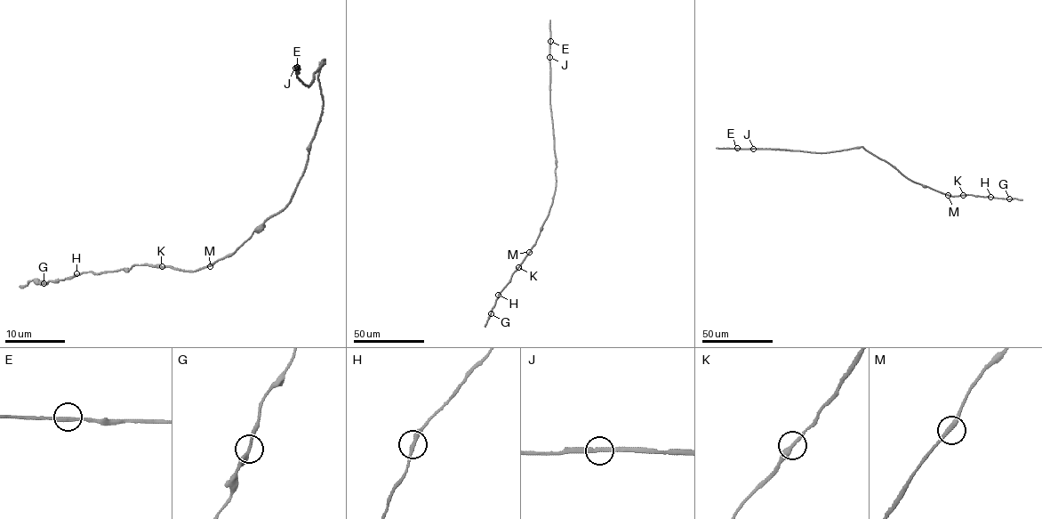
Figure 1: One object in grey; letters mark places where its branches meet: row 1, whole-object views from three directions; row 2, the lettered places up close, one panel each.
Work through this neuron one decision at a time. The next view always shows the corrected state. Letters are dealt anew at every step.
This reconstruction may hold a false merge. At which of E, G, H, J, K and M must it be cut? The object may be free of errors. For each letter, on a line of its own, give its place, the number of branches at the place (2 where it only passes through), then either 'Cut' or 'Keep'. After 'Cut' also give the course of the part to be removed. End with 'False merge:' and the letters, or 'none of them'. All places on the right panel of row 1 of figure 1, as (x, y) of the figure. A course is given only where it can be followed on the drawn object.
E: Place: (737, 148). Branches: 2. Keep
G: Place: (1009, 198). Branches: 2. Keep
H: Place: (990, 197). Branches: 2. Keep
J: Place: (753, 149). Branches: 2. Cut. Course of the part to remove: (752, 149), (796, 150)
K: Place: (963, 195). Branches: 2. Keep
M: Place: (948, 195). Branches: 2. Keep
False merge: J

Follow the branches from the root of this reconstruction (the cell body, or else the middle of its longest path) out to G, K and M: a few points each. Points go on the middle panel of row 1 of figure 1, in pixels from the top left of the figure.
G: (556, 188), (549, 214), (535, 244), (499, 294), (491, 313)
K: (556, 188), (549, 214), (535, 243), (518, 267)
M: (556, 188), (549, 214), (529, 252)

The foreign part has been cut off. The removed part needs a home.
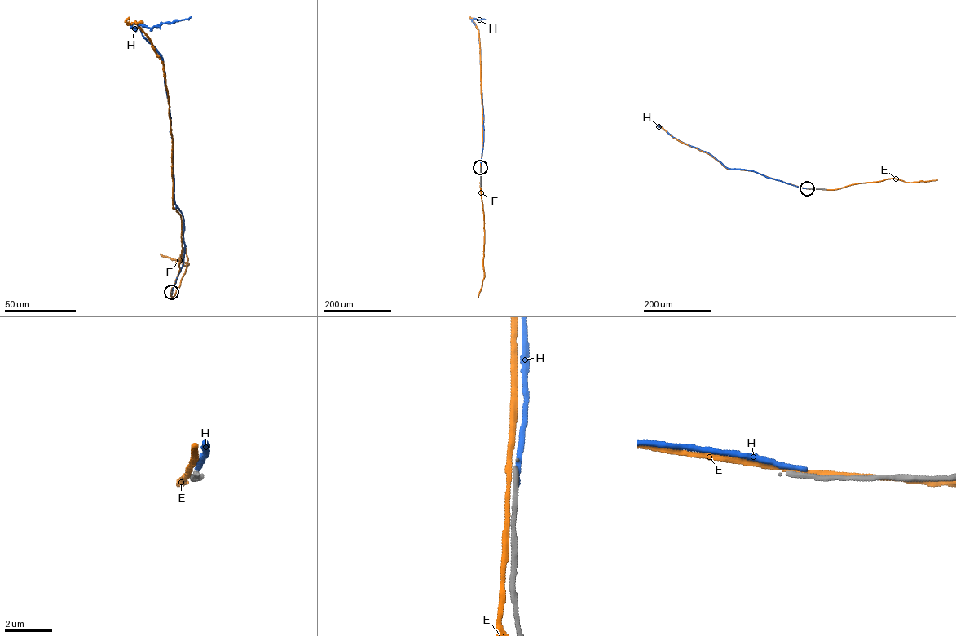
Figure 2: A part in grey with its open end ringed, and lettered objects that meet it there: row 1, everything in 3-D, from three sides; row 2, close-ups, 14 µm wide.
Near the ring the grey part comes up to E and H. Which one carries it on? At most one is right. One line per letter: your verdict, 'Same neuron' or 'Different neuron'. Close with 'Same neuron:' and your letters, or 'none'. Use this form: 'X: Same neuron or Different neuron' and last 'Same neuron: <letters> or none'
E: Different neuron
H: Different neuron
Same neuron: none

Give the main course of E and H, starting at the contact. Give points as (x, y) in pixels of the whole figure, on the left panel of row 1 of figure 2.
E: (171, 292), (182, 243), (181, 218), (173, 209), (168, 94), (163, 61), (147, 36), (126, 22), (129, 17)
H: (172, 292), (185, 245), (183, 217), (174, 200), (165, 70), (161, 55), (132, 24), (151, 28), (191, 17)

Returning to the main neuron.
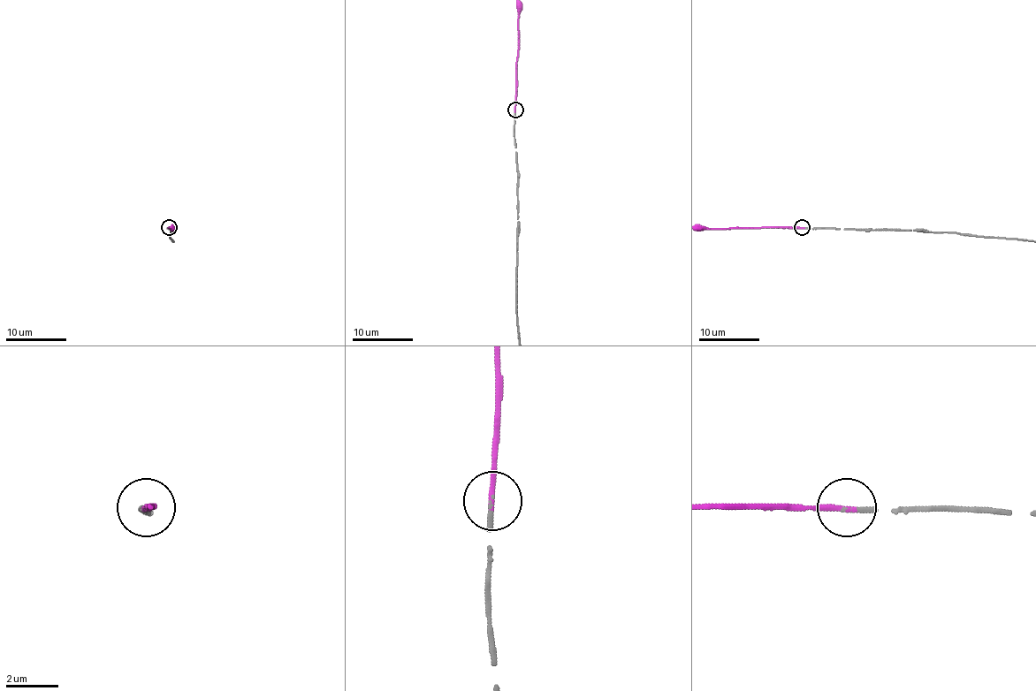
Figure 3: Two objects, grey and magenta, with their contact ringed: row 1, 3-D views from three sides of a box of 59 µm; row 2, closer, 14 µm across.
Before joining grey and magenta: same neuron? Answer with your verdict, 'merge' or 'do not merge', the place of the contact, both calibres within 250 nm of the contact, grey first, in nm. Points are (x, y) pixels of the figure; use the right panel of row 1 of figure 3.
merge | (802, 227) | 170/220 nm

